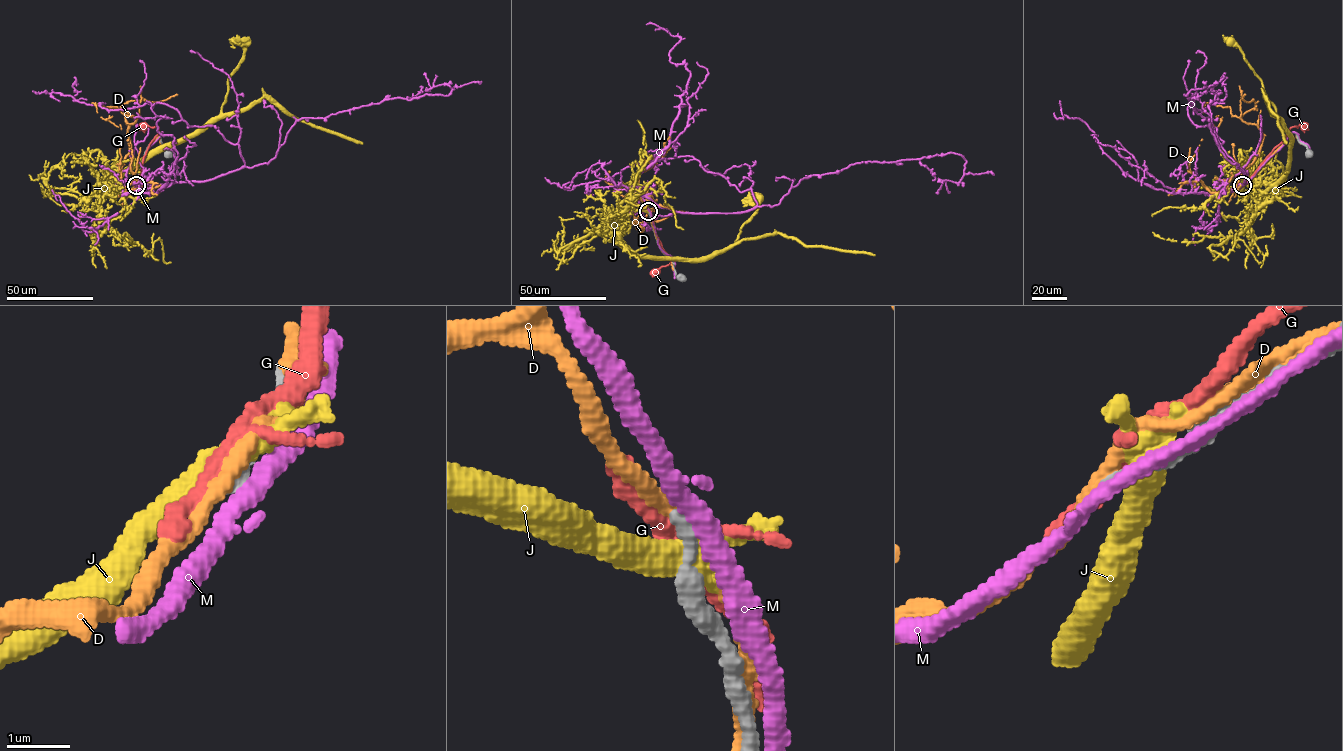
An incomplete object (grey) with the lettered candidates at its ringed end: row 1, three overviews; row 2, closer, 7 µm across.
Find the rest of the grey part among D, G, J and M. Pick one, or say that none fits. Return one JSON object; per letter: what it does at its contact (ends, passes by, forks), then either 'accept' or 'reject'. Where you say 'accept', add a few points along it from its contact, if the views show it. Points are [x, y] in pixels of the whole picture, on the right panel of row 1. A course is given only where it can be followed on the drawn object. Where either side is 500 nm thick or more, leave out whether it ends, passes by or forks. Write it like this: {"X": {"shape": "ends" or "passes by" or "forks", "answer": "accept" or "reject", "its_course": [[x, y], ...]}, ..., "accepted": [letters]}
{"D": {"shape": "passes by", "answer": "reject"}, "G": {"shape": "forks", "answer": "reject"}, "J": {"shape": "passes by", "answer": "reject"}, "M": {"shape": "passes by", "answer": "reject"}, "accepted": []}

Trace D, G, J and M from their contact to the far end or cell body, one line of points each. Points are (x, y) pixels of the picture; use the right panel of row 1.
D: (1242, 185), (1237, 190), (1263, 135), (1239, 118), (1255, 108), (1253, 100), (1242, 99), (1245, 94)
G: (1242, 185), (1285, 138), (1290, 129), (1300, 125), (1304, 128)
J: (1244, 185), (1239, 196), (1248, 193), (1260, 203), (1269, 201), (1287, 170), (1290, 136), (1261, 79), (1232, 41)
M: (1242, 185), (1228, 192), (1245, 182), (1244, 173), (1225, 157), (1210, 123), (1184, 94), (1213, 88), (1225, 73)

